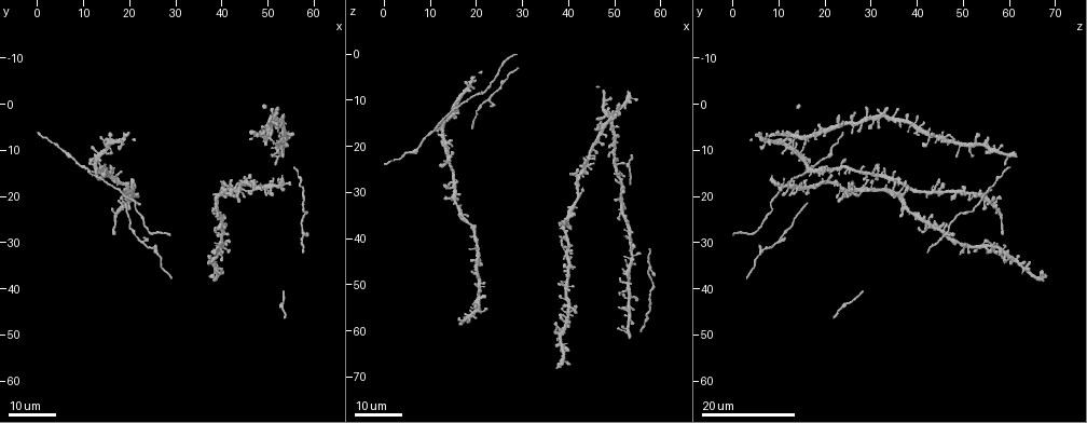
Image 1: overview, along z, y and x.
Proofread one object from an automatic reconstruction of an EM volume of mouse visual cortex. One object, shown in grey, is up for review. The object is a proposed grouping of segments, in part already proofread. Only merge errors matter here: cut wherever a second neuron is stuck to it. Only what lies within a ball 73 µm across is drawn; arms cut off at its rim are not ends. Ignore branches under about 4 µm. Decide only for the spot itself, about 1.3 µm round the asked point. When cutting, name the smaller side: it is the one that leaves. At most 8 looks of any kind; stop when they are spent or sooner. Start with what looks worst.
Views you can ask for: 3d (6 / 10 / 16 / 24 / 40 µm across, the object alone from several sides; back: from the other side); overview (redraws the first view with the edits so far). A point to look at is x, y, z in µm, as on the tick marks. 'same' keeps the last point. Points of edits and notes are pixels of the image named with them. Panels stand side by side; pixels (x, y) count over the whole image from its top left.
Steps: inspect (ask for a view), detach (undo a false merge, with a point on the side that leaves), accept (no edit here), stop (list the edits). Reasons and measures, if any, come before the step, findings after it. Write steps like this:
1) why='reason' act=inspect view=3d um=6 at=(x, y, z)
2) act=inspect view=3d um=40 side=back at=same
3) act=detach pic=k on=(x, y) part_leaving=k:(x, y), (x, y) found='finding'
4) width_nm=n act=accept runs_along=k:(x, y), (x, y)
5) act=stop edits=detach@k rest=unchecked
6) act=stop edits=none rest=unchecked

why='three-way junction' act=inspect view=3d um=24 at=(11.5, 15.5, 15.0)

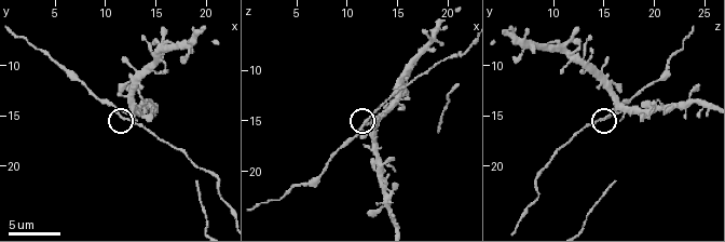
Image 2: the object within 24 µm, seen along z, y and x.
act=inspect view=3d um=6 at=(12.2, 15.6, 15.0)

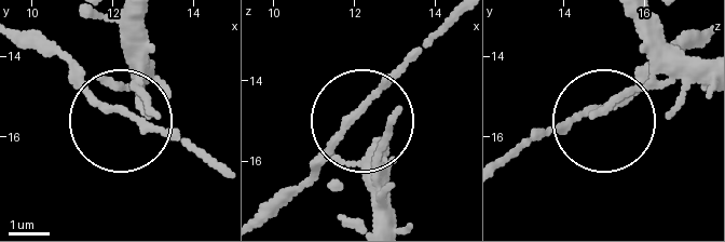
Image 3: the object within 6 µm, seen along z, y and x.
arms=3 act=accept found='one neuron here'

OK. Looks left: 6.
why='looks like a crossing' act=inspect view=3d um=24 at=(42.0, 18.5, 26.0)

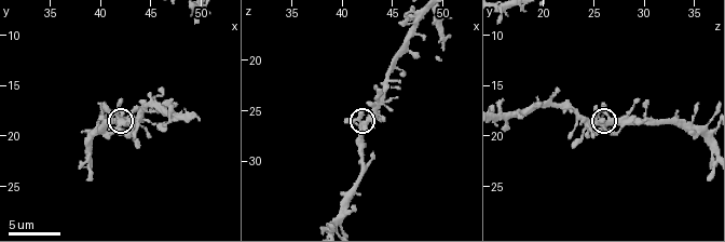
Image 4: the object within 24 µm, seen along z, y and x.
act=inspect view=3d um=6 at=(41.8, 18.4, 26.8)

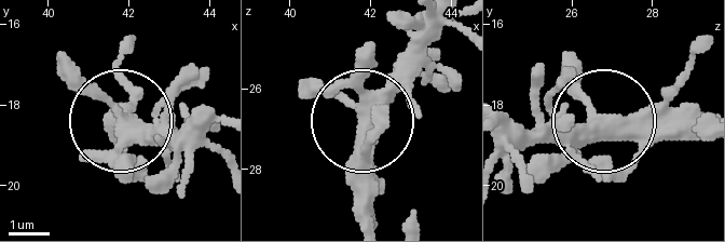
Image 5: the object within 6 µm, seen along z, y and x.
act=accept runs_along=5:(438, 21), (411, 72), (363, 117), (301, 85) found='continuous, no second neuron'

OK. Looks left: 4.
why='four arms meet' act=inspect view=3d um=16 at=(51.5, 18.0, 12.0)

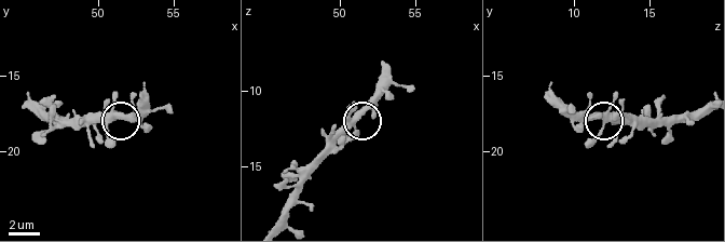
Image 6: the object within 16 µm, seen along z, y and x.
why='closer look' act=inspect view=3d um=10 at=(51.2, 17.6, 11.6)

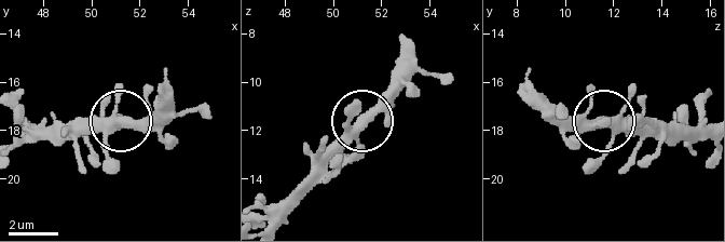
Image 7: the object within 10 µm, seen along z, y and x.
arms=4 act=accept runs_along=7:(637, 102), (596, 122), (555, 122) found='continuous, no second neuron'

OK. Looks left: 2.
why='two arms in line, one across' act=inspect view=3d um=24 at=(23.5, 30.0, 9.5)

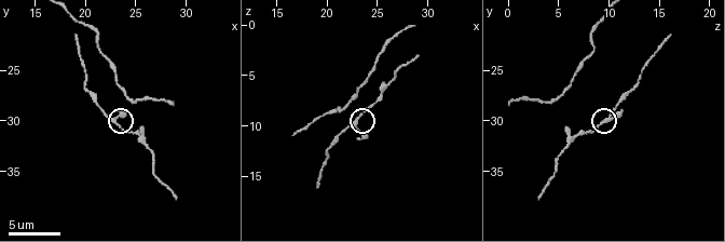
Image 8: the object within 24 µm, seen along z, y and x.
act=inspect view=3d um=6 at=(23.0, 30.0, 9.2)

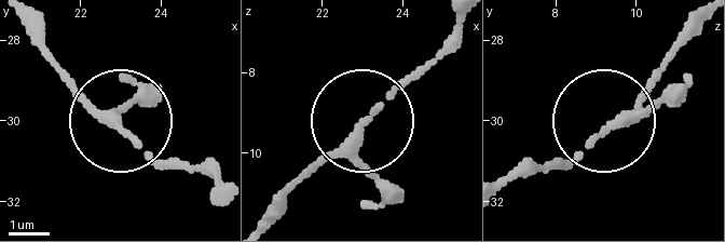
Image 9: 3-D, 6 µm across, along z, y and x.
arms=3 act=accept found='continuous, no second neuron'

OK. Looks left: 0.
act=stop edits=none rest=unchecked

